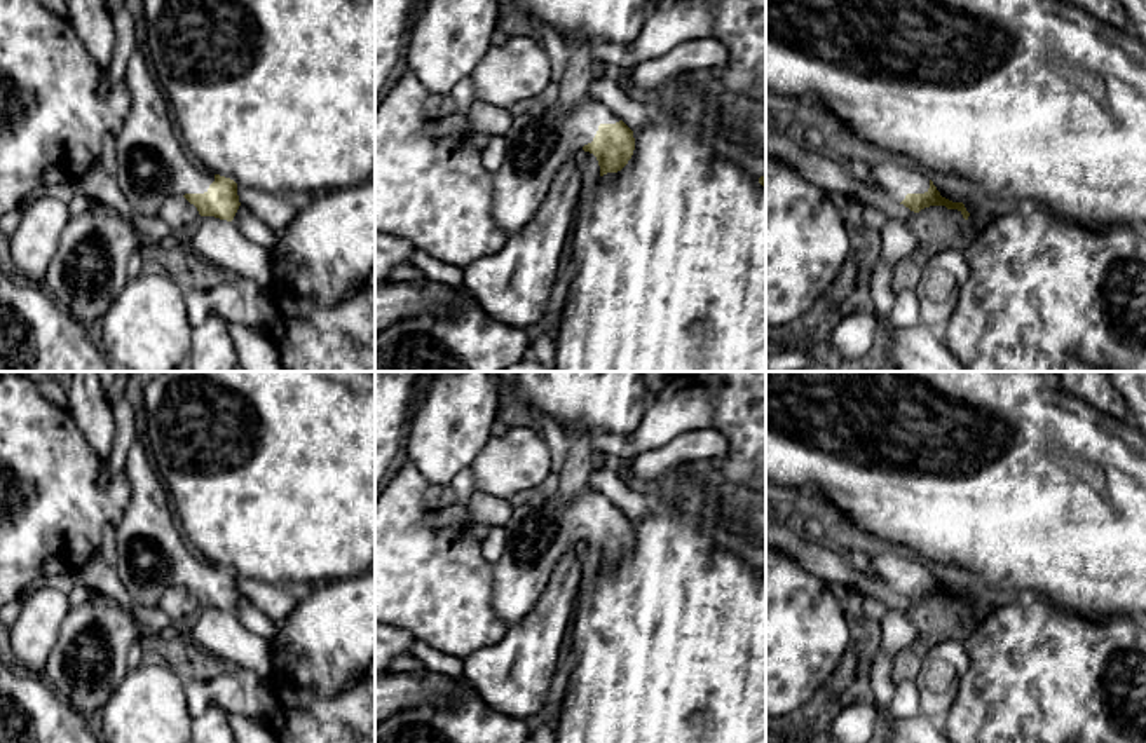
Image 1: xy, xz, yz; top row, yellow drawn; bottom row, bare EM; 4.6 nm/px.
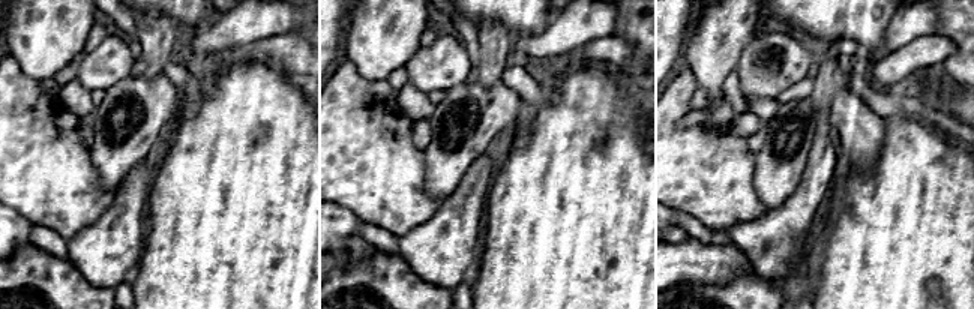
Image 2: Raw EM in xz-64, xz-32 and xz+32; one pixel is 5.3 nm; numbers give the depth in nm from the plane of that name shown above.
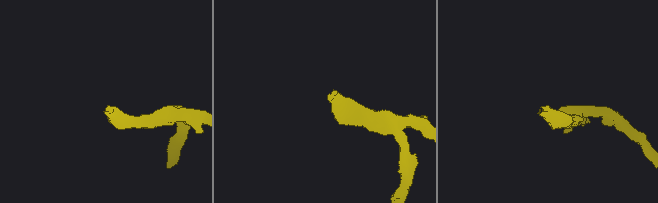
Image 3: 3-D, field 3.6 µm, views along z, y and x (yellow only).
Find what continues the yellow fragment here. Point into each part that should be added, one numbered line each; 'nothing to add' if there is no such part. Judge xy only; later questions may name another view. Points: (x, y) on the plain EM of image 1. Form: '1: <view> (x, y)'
1: xy (152, 553)

